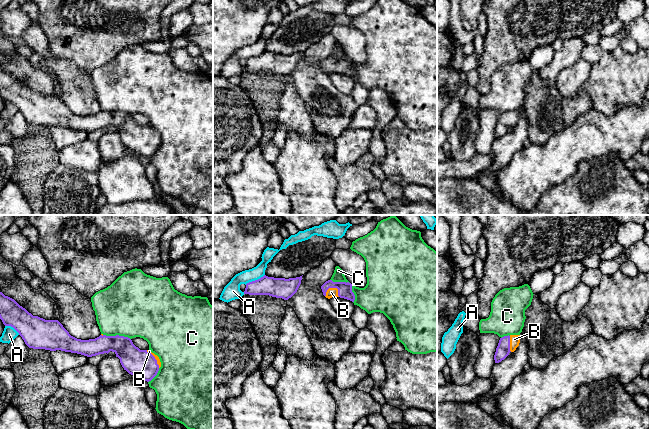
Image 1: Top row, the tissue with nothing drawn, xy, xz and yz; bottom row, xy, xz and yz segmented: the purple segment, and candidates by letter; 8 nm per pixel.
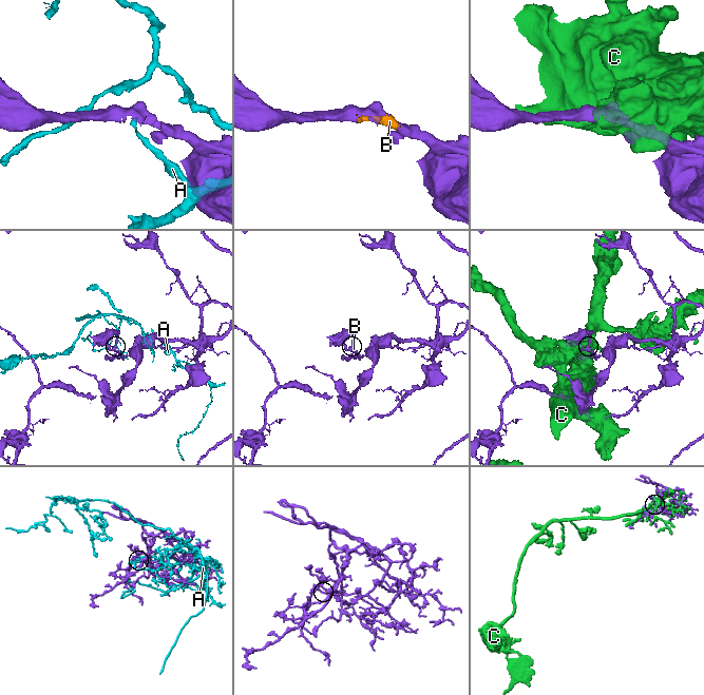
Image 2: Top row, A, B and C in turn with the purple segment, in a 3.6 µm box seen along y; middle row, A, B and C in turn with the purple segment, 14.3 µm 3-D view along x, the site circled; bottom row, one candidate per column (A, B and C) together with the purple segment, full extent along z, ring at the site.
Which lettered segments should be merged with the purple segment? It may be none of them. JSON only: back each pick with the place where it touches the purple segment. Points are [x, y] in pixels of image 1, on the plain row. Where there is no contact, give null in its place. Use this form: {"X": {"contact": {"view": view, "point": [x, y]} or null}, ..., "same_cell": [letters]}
{"B": {"contact": {"view": "xz", "point": [329, 63]}}, "same_cell": ["B"]}

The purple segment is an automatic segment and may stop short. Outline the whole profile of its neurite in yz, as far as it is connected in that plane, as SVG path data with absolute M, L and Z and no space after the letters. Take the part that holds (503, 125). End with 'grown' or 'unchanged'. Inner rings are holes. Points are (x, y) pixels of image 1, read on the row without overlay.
M508 111L500 114L494 131L495 139L504 136L510 128L514 128L520 119L520 111Z; grown

